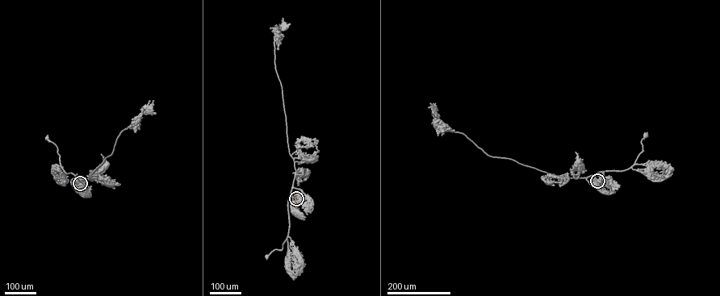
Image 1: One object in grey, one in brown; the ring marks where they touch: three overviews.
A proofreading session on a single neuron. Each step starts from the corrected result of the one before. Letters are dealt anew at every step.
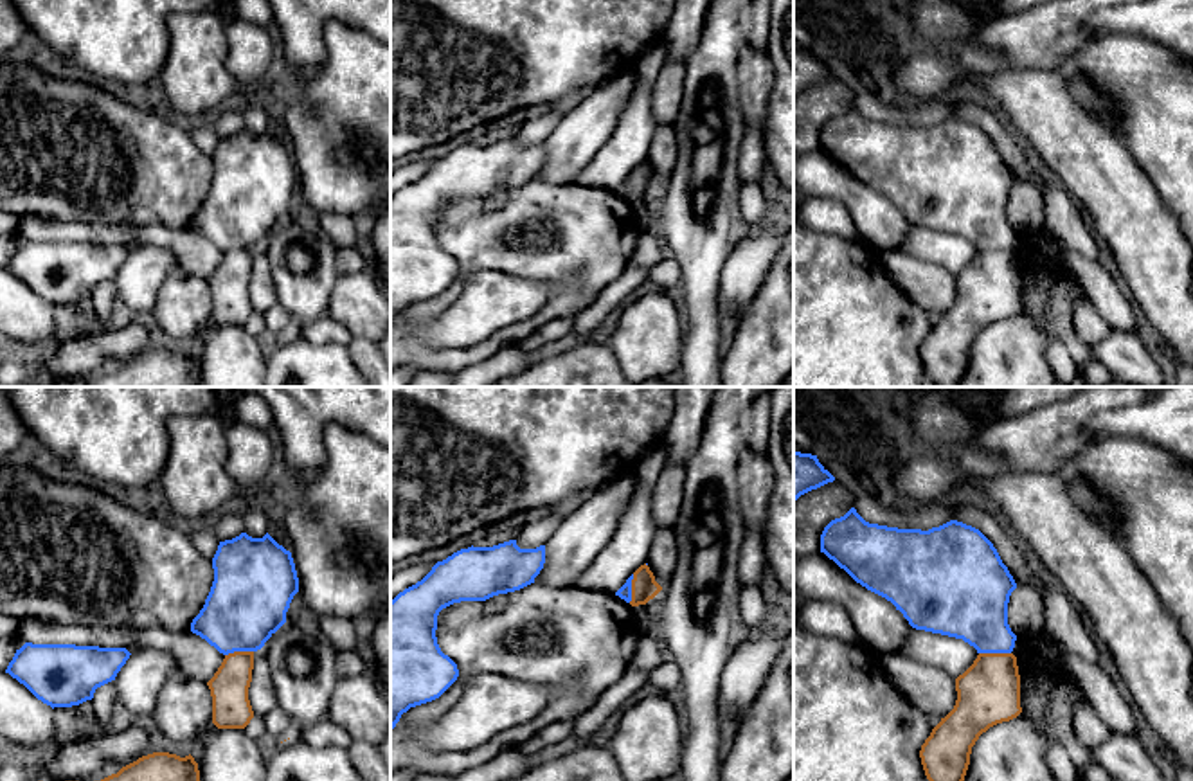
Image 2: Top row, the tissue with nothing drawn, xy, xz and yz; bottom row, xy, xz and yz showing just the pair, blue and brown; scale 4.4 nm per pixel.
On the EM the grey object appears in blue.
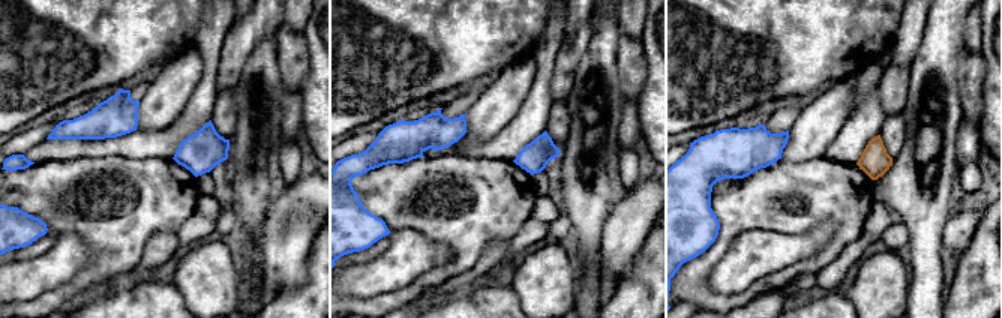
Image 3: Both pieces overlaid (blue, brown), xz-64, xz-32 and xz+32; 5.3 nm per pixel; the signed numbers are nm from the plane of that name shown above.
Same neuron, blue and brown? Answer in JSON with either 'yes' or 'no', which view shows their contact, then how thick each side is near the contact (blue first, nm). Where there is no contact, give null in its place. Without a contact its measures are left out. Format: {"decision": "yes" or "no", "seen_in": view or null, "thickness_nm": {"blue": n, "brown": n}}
{"decision": "no", "seen_in": "yz", "thickness_nm": {"blue": 320, "brown": 280}}

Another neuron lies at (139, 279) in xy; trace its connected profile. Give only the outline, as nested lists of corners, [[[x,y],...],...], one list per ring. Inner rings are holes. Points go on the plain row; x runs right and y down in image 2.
[[[139,245],[115,274],[117,299],[133,311],[151,311],[162,284],[178,268],[178,257],[171,250]]]

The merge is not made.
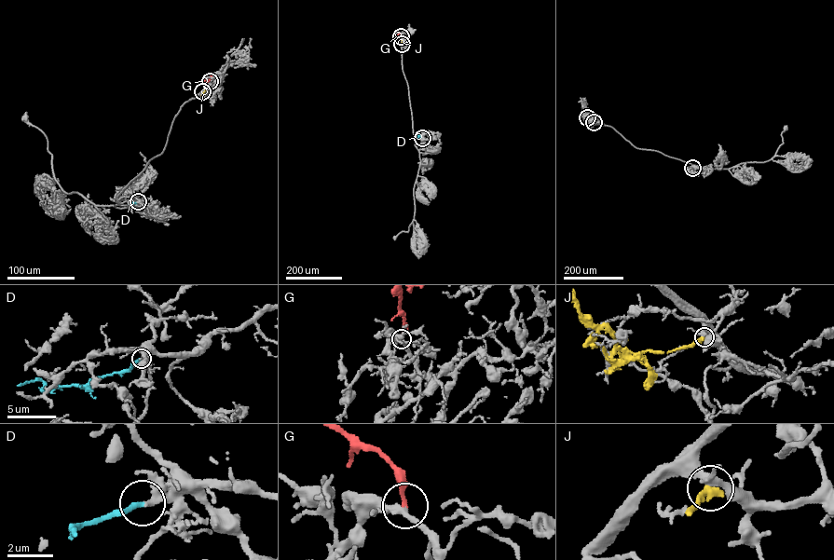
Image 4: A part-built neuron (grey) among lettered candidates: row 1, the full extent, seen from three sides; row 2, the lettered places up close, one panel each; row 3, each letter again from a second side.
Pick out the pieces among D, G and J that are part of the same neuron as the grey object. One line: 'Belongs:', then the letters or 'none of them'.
Belongs: G

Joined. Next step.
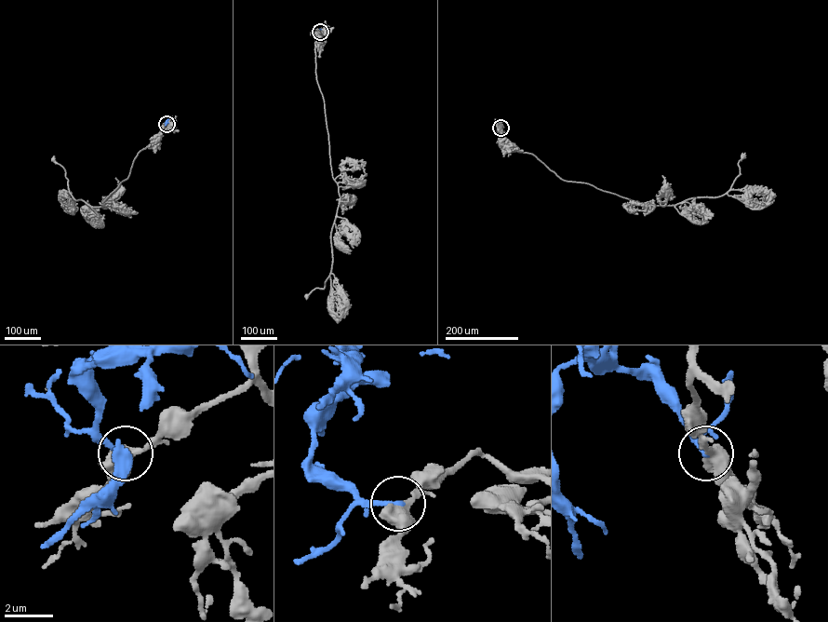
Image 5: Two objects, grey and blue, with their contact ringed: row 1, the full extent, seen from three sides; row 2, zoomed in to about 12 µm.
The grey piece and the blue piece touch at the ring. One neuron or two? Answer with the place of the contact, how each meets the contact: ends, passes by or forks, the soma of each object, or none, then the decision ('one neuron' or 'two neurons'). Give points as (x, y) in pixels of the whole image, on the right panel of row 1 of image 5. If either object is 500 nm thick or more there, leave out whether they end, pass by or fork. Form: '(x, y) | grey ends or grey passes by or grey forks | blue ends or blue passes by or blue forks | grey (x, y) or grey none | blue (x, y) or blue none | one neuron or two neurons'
(500, 128) | grey (742, 155) | blue none | two neurons

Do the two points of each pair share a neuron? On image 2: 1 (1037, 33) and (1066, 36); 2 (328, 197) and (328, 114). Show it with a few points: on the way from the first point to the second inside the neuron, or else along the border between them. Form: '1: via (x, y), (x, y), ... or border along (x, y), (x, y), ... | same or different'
1: via (1044, 33), (1058, 33) | same
2: via (328, 177), (328, 134) | same

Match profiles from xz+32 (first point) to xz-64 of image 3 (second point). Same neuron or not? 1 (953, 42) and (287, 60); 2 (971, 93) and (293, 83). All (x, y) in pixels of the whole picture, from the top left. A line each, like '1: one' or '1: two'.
1: two
2: one

